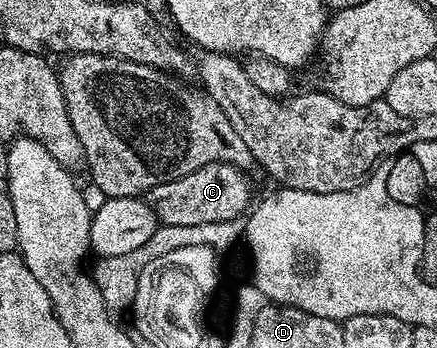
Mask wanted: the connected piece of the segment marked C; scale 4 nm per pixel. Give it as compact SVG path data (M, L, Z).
M212 163L203 169L195 169L195 173L187 173L187 177L155 185L147 192L147 202L149 208L157 214L158 222L166 227L237 221L251 207L249 183L245 175L246 172L240 167L233 167L229 163Z

